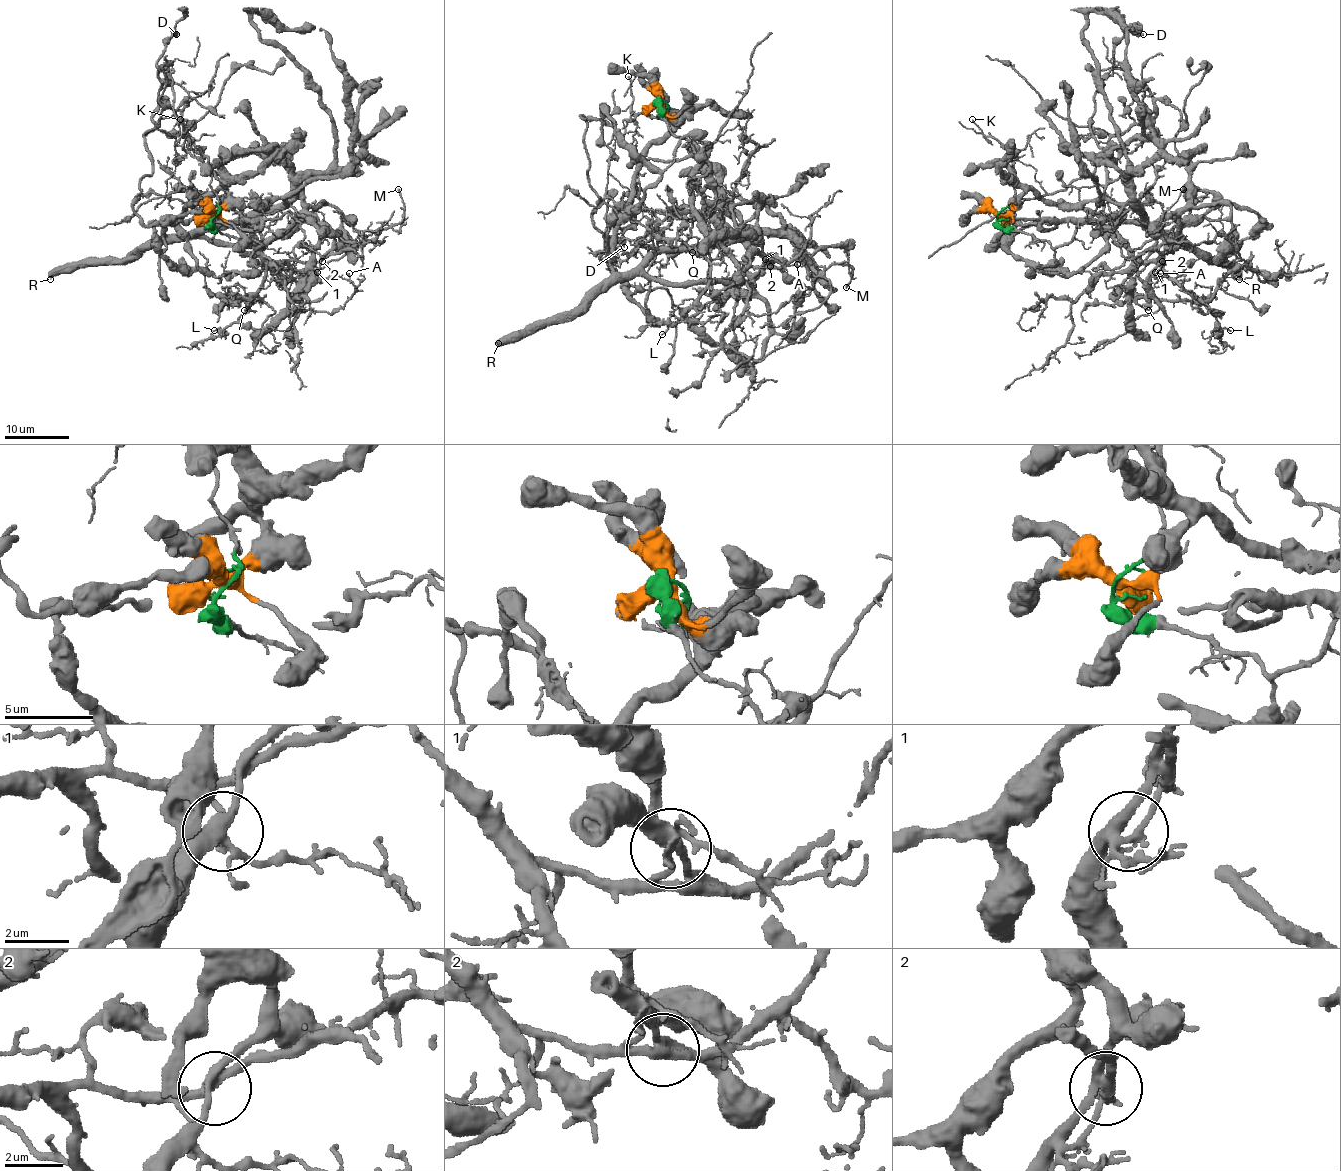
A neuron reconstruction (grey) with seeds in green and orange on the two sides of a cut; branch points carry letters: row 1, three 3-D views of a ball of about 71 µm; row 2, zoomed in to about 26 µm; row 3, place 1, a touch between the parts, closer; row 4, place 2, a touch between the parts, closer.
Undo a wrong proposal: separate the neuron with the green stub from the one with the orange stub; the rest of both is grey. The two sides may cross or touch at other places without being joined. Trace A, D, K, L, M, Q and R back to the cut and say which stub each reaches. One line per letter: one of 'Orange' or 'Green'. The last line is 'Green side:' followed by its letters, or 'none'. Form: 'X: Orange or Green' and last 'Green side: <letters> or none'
A: Green
D: Green
K: Green
L: Green
M: Green
Q: Green
R: Orange
Green side: A, D, K, L, M, Q

